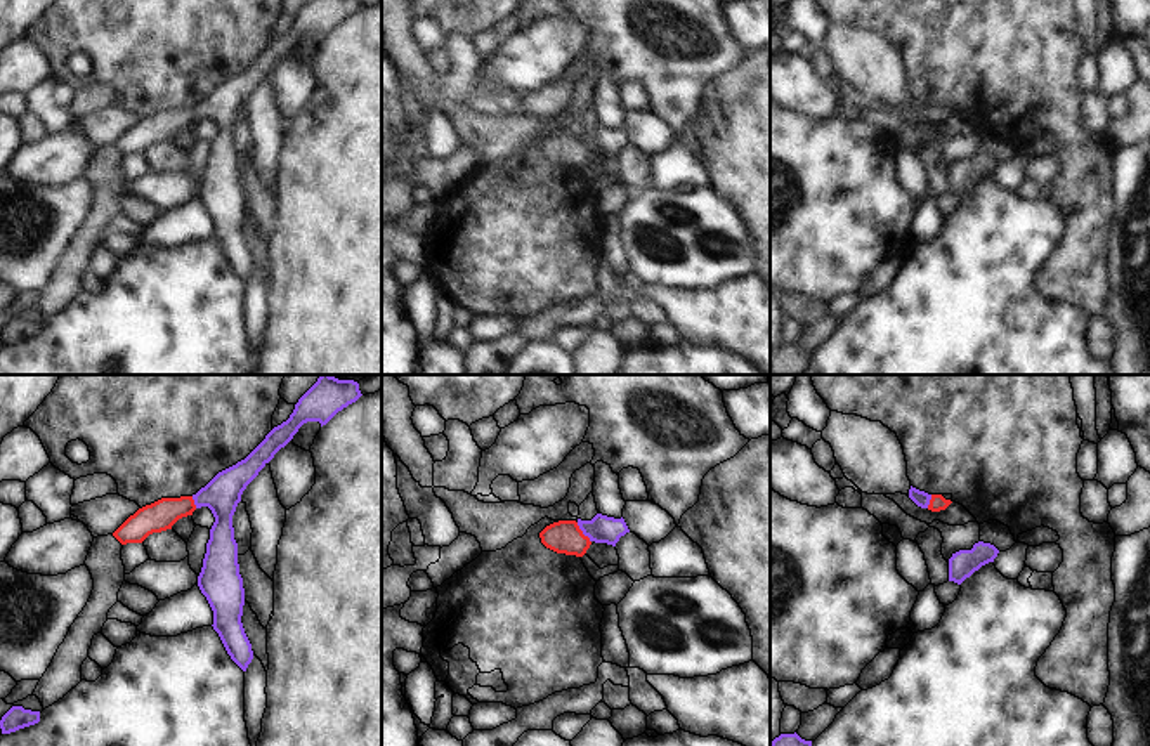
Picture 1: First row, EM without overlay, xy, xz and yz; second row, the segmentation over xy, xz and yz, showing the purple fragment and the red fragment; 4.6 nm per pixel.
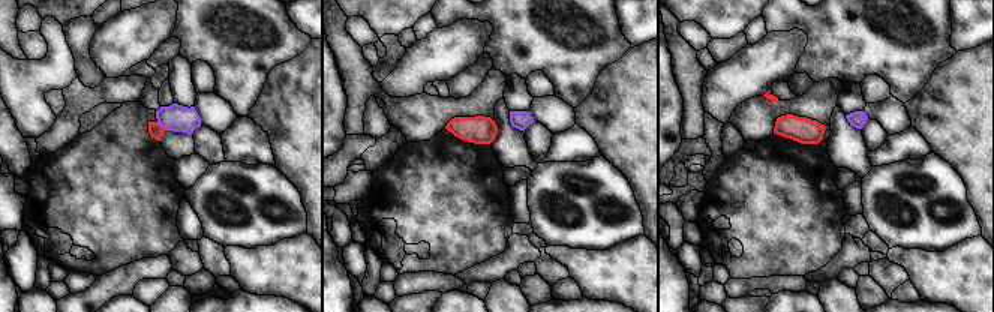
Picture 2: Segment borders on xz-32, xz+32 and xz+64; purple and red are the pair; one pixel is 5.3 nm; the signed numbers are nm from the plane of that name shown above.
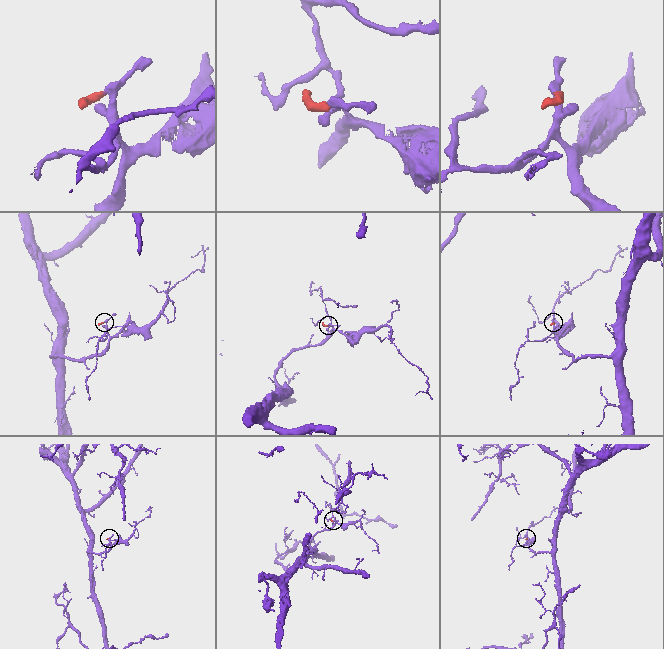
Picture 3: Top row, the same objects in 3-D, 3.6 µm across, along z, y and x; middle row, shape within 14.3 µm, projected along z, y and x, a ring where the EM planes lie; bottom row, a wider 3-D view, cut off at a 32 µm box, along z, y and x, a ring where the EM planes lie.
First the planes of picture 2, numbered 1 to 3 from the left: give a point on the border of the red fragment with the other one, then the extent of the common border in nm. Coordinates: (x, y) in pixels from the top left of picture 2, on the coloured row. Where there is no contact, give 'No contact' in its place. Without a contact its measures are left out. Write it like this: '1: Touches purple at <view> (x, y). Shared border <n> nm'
1: Touches purple at xz-32 (162, 125). Shared border 80 nm
2: No contact
3: No contact

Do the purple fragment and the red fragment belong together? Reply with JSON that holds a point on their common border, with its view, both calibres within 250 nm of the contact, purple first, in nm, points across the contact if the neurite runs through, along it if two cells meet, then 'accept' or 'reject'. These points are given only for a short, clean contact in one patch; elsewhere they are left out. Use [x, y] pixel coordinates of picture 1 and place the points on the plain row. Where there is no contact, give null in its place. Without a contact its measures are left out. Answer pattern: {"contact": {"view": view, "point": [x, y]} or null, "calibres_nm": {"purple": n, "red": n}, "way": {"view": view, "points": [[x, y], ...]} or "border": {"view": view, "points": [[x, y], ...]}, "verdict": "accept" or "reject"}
{"contact": {"view": "xz", "point": [583, 144]}, "calibres_nm": {"purple": 130, "red": 160}, "way": {"view": "xz", "points": [[601, 141], [583, 144], [564, 148]]}, "verdict": "accept"}

